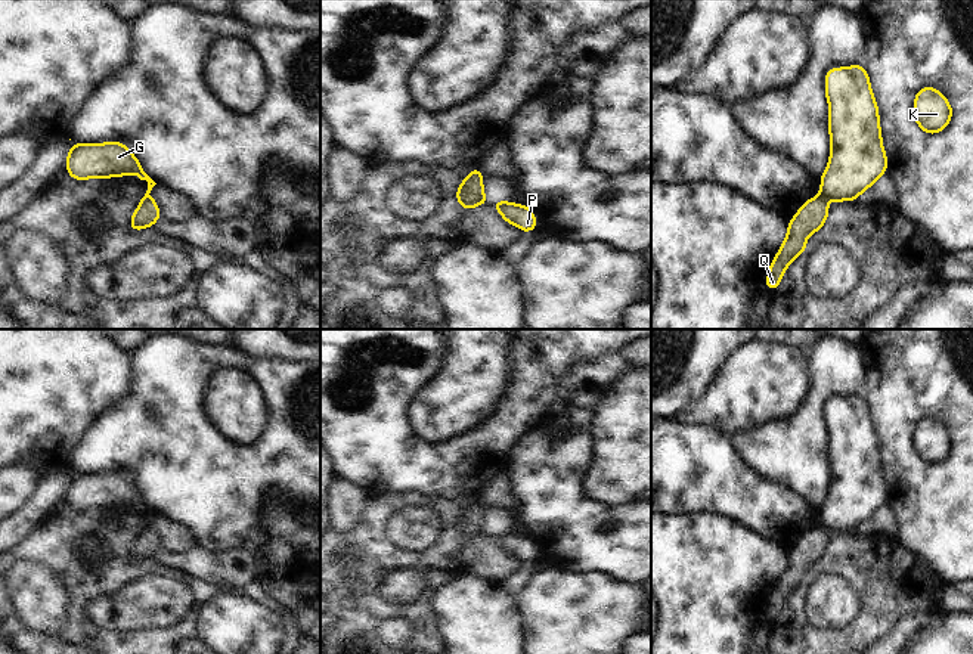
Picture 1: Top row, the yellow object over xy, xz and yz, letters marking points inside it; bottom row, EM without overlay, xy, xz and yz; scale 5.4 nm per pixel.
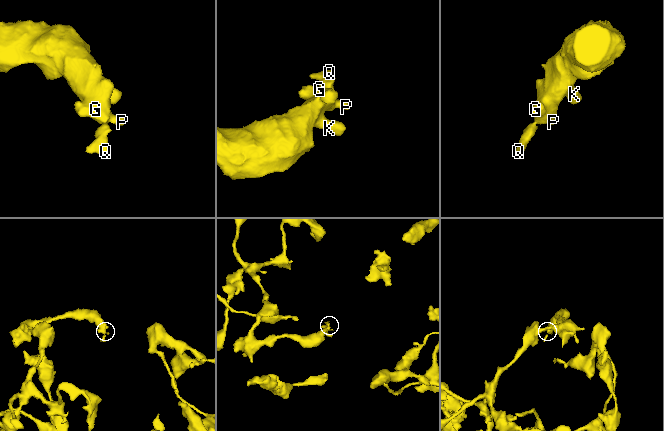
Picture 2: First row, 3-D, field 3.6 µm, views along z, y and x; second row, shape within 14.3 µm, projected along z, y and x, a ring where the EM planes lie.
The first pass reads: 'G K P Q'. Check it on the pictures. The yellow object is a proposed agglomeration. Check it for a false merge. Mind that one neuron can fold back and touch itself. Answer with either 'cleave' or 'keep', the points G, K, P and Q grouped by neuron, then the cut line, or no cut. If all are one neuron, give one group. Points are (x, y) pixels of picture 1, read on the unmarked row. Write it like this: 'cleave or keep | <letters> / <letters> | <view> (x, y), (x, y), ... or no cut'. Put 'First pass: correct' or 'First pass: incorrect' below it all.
cleave | G K P / Q | yz (821, 524), (827, 529)
First pass: incorrect

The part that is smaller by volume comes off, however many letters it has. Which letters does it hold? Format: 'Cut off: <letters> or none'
Cut off: Q

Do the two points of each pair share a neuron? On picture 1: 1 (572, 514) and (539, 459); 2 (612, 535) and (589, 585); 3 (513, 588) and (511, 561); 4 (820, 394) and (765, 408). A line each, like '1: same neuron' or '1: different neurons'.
1: same neuron
2: different neurons
3: different neurons
4: different neurons

